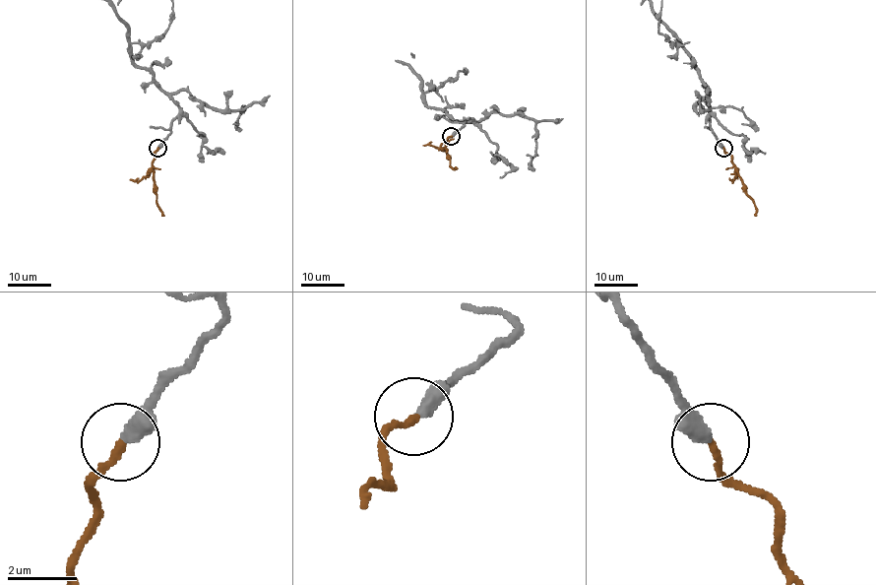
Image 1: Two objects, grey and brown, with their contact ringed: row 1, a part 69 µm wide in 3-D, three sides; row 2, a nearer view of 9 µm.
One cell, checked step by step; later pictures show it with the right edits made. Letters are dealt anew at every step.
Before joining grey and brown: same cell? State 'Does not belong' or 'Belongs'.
Belongs

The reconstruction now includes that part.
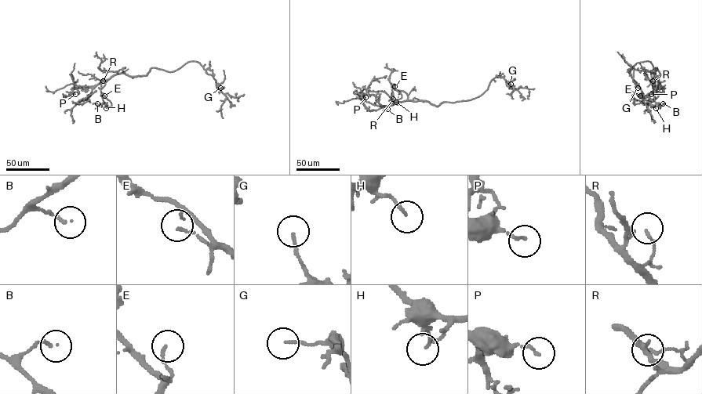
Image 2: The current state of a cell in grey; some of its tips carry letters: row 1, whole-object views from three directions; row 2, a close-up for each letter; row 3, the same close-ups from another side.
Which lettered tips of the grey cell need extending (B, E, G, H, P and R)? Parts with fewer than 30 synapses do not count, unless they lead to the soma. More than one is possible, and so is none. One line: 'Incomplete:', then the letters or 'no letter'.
Incomplete: B

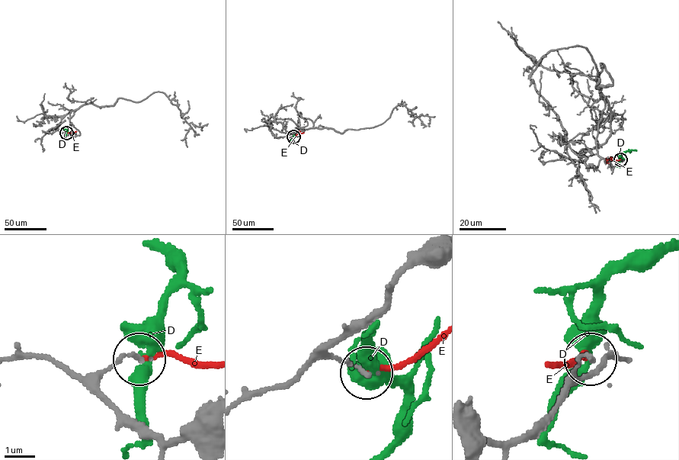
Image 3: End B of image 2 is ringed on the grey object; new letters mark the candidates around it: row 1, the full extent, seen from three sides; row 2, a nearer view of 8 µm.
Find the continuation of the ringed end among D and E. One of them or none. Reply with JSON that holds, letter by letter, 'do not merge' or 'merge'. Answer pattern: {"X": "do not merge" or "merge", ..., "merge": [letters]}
{"D": "merge", "E": "do not merge", "merge": ["D"]}

